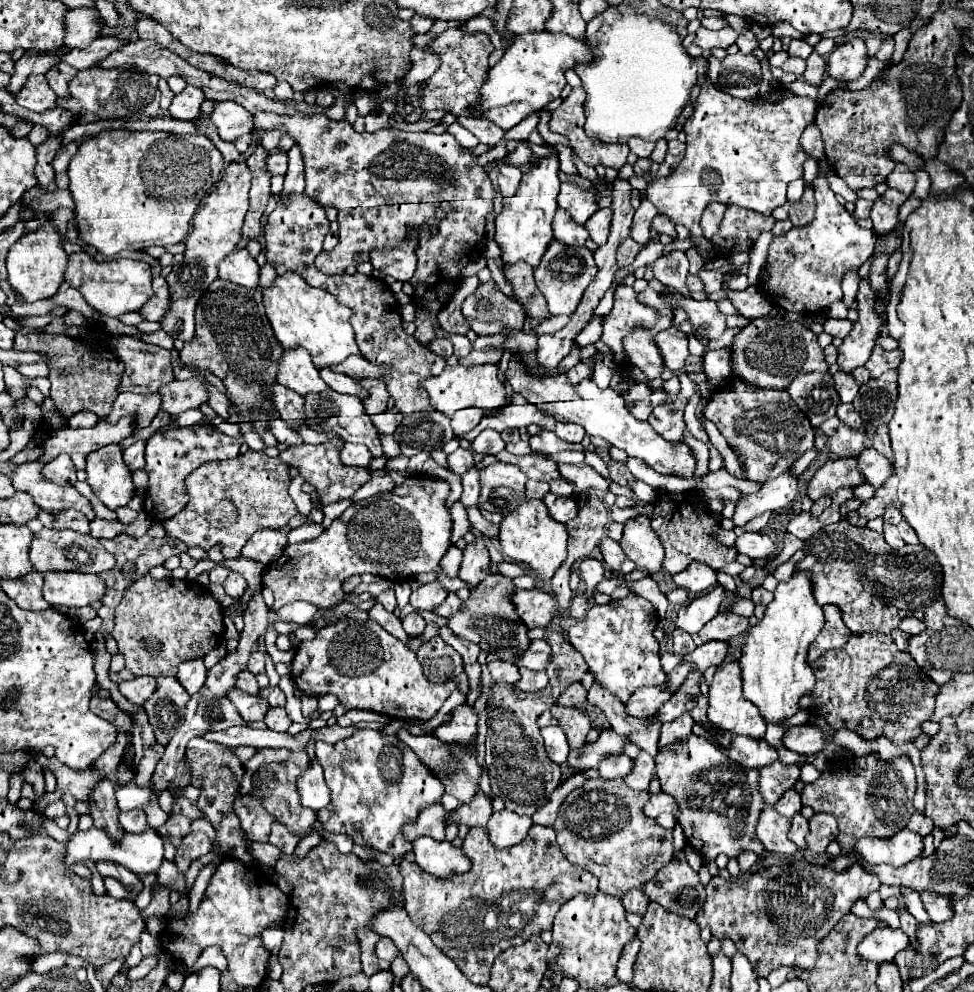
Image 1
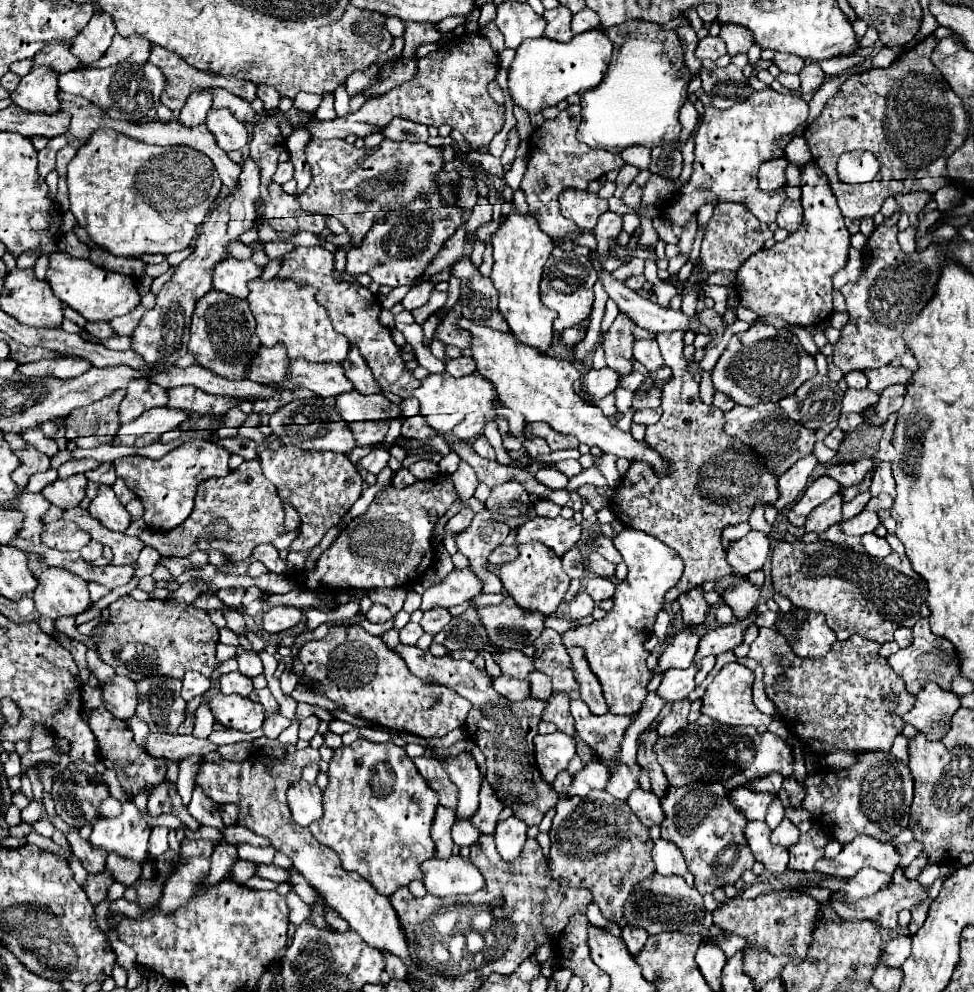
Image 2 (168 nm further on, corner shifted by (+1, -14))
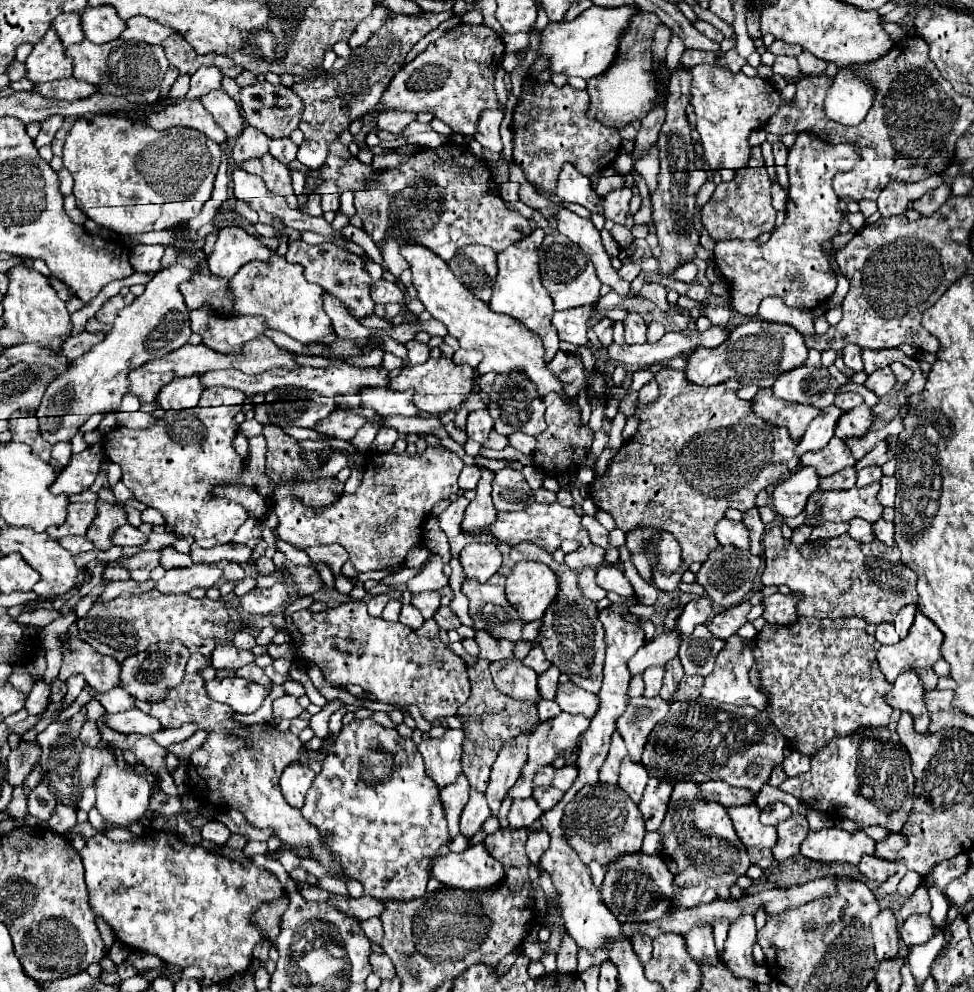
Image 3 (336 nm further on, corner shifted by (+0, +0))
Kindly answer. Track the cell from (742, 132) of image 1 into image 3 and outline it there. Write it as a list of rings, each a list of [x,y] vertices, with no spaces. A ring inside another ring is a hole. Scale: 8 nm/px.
[[[714,65],[692,67],[692,99],[696,111],[696,129],[700,133],[704,159],[708,169],[744,169],[748,165],[750,149],[748,137],[754,129],[766,125],[766,121],[786,103],[780,93],[762,77],[746,77],[744,73],[732,75],[728,69]]]

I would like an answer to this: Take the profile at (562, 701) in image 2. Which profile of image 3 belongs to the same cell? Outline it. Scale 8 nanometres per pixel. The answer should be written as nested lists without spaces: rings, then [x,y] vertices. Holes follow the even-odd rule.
[[[550,667],[548,671],[544,671],[542,675],[538,675],[538,691],[542,699],[556,699],[556,691],[558,691],[558,677],[560,677],[560,669],[558,667]]]

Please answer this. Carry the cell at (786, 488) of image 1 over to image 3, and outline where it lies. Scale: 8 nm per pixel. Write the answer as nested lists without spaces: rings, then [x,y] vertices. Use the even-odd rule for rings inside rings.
[[[830,405],[826,409],[820,409],[818,417],[810,423],[806,433],[802,435],[798,447],[796,447],[796,457],[802,457],[808,451],[818,451],[828,445],[828,441],[834,437],[834,425],[842,411],[836,405]]]

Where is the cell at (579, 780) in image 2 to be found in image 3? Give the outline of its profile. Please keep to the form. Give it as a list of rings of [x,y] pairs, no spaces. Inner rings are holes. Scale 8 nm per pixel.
[[[566,765],[562,769],[556,769],[556,777],[554,777],[552,785],[556,785],[556,789],[560,789],[560,791],[568,791],[574,783],[574,777],[578,777],[576,765]]]

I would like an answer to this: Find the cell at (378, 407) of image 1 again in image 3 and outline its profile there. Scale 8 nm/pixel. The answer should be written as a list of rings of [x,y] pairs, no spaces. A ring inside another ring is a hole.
[[[324,293],[324,309],[326,309],[326,313],[328,313],[328,317],[330,317],[330,321],[332,321],[332,325],[334,325],[338,337],[342,337],[342,339],[352,339],[352,341],[362,341],[362,343],[370,341],[370,339],[368,339],[370,329],[366,329],[364,325],[360,325],[360,323],[346,311],[346,307],[344,307],[338,299],[334,299],[332,295],[328,295],[328,293]]]

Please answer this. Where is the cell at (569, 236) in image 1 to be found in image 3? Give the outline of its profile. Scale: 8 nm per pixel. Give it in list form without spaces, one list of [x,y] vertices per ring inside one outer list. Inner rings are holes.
[[[538,85],[532,91],[522,93],[522,101],[512,113],[514,133],[514,161],[524,171],[526,181],[534,183],[540,193],[554,195],[558,175],[564,163],[573,164],[583,175],[589,177],[612,165],[620,153],[620,141],[616,129],[604,127],[598,121],[586,117],[588,93],[578,91],[570,85],[546,87]]]

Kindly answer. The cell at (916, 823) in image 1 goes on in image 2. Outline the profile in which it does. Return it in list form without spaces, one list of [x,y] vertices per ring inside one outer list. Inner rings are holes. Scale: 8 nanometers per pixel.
[[[911,841],[911,843],[907,843],[907,845],[899,845],[897,851],[899,851],[899,855],[901,855],[899,867],[905,869],[905,867],[921,853],[921,843],[919,843],[919,841]]]

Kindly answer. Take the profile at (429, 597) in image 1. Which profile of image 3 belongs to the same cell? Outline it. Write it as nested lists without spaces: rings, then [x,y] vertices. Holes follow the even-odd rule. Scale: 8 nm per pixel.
[[[472,543],[460,551],[460,565],[466,579],[476,579],[486,583],[502,565],[502,555],[494,545]]]

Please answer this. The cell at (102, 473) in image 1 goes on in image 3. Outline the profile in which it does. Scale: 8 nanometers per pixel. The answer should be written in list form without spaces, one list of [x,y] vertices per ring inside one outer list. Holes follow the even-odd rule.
[[[98,499],[96,501],[96,517],[92,521],[92,527],[88,529],[86,537],[94,541],[94,545],[102,551],[110,549],[112,547],[112,541],[110,541],[110,535],[126,523],[126,511],[122,507],[118,507],[116,503],[108,503],[108,501],[102,501]]]

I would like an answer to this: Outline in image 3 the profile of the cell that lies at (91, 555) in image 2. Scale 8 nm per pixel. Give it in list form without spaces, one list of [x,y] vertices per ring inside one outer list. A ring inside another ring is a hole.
[[[74,535],[74,537],[62,537],[58,541],[64,549],[68,549],[72,555],[78,555],[82,551],[92,551],[94,545],[90,545],[90,539],[86,539],[84,535]]]

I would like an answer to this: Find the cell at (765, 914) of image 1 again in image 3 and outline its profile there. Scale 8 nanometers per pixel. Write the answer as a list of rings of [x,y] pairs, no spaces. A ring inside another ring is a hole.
[[[862,857],[862,861],[860,861],[860,865],[858,865],[858,869],[860,869],[860,873],[866,877],[866,879],[870,879],[870,881],[878,881],[878,883],[884,883],[890,875],[894,875],[896,873],[896,863],[894,861],[886,861],[886,859],[882,859],[882,857]]]

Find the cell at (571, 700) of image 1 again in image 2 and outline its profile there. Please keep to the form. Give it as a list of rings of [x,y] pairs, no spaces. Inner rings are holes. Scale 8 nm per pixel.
[[[581,699],[571,701],[571,715],[575,719],[577,737],[595,749],[607,767],[613,767],[613,763],[617,763],[617,747],[621,745],[621,735],[633,723],[633,719],[613,713],[593,715]]]

